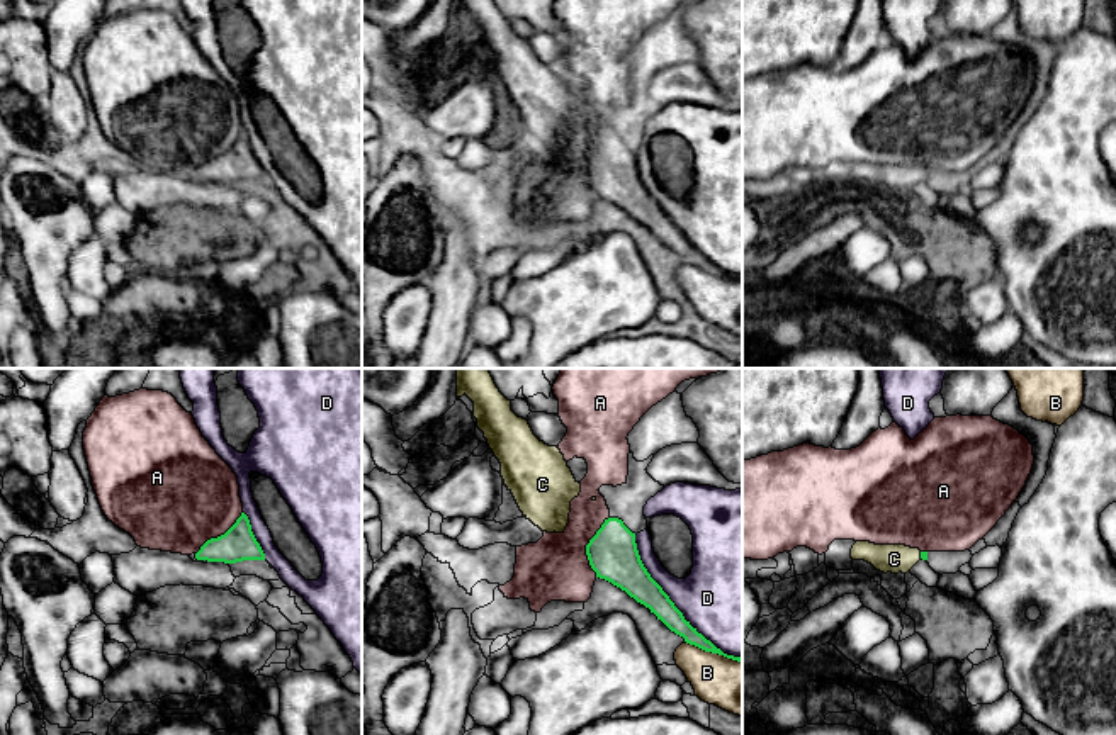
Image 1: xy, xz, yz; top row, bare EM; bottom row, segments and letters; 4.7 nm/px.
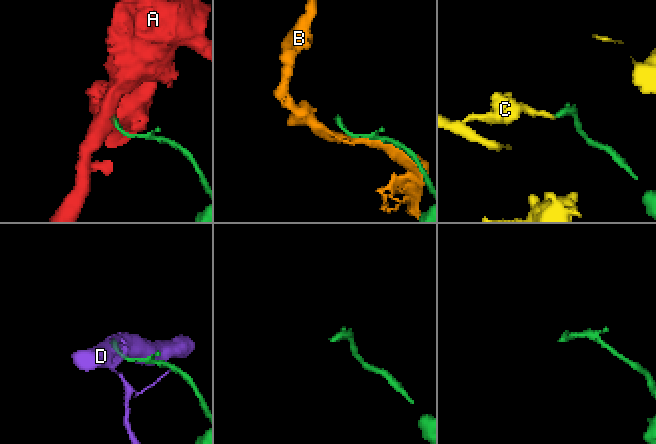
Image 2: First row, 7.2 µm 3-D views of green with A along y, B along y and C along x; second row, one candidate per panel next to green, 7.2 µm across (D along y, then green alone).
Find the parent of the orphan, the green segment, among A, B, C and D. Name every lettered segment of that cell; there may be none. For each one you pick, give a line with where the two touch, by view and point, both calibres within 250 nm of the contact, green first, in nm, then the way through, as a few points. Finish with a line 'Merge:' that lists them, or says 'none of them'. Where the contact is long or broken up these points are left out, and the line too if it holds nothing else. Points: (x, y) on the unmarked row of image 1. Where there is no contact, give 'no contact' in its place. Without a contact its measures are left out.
C: contact yz (921, 175); calibres 30 and 130 nm; way yz (923, 173), (921, 175), (894, 179)
Merge: C

